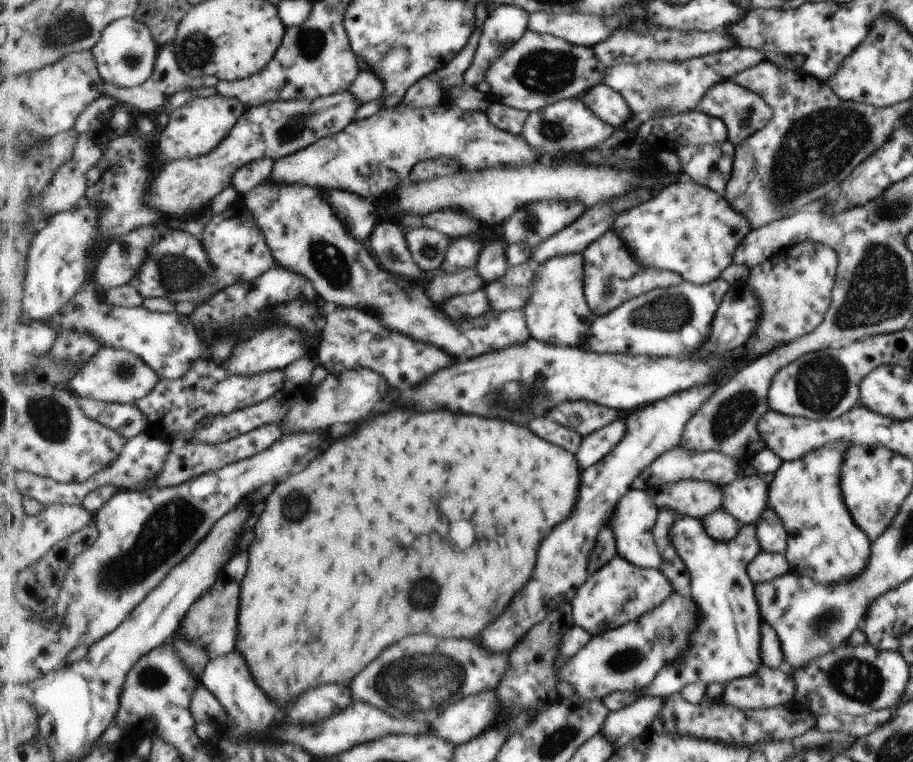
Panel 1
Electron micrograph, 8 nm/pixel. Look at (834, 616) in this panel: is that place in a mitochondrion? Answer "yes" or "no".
yes

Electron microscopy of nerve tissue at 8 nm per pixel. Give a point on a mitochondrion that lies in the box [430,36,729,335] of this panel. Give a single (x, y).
(544, 70)

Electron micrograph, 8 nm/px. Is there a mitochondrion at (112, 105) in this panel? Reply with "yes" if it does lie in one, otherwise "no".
no

